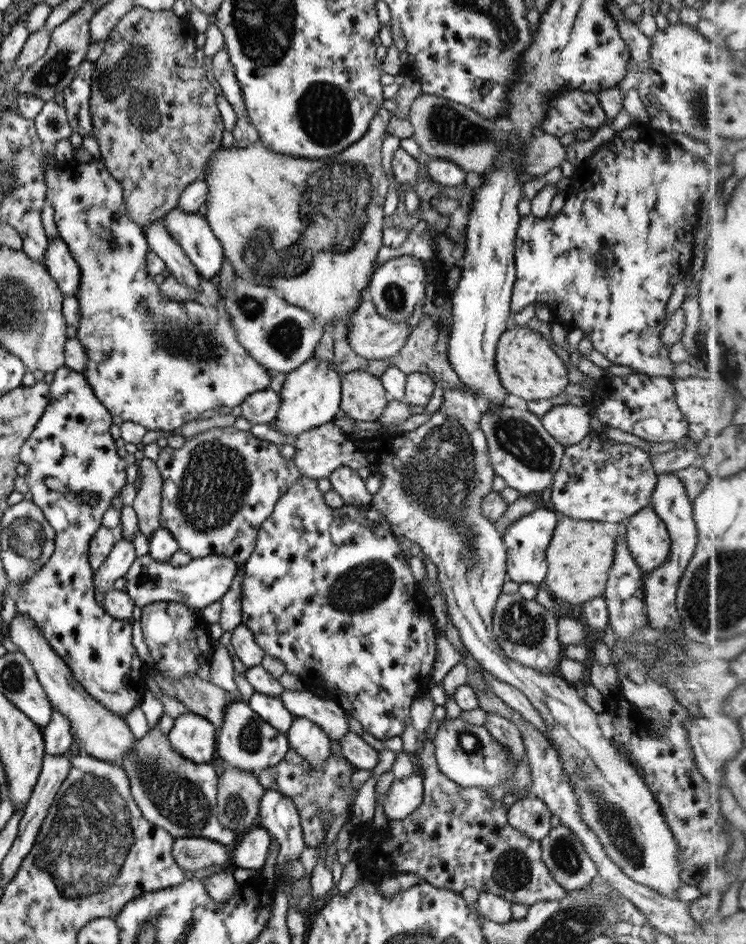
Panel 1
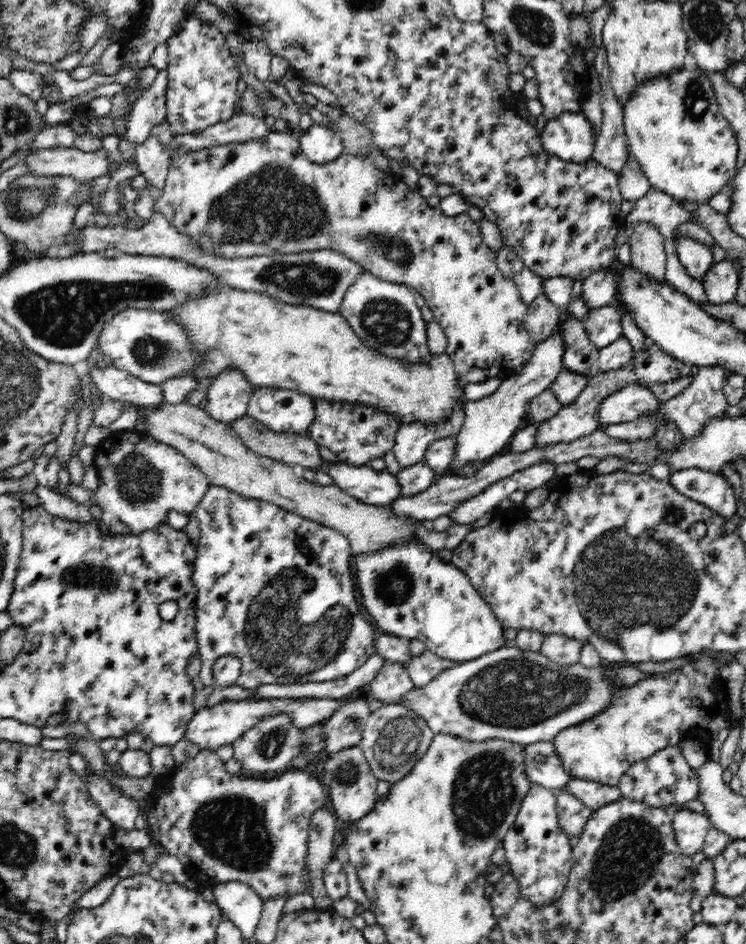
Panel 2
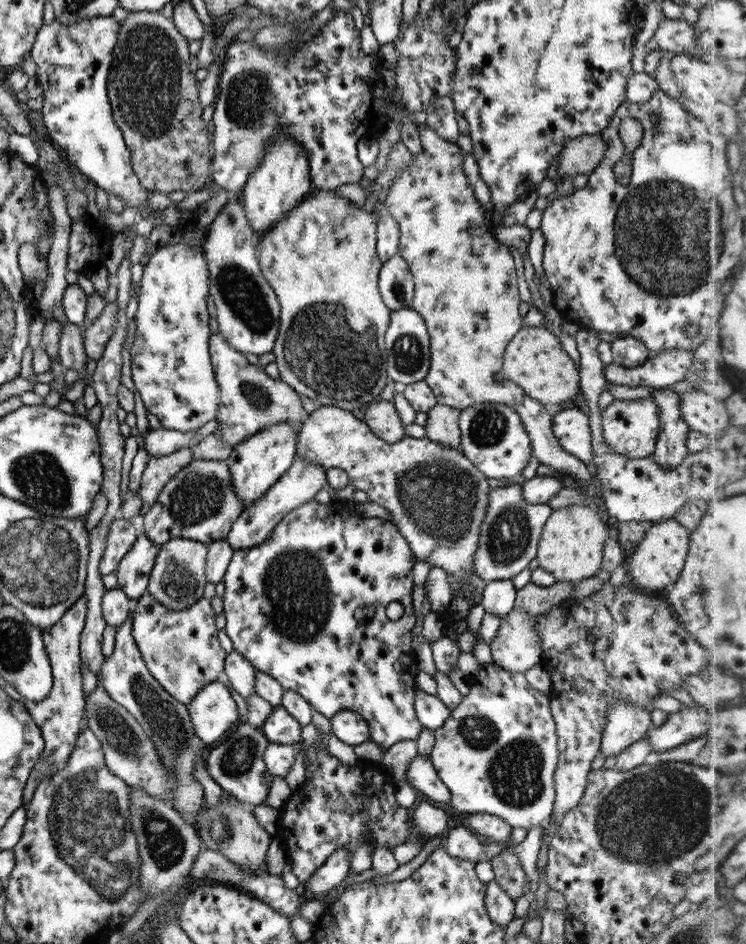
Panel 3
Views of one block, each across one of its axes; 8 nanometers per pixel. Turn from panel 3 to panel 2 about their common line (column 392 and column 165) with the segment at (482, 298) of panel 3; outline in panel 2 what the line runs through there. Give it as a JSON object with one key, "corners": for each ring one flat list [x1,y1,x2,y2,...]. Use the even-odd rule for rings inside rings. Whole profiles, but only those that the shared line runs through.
{"corners":[[270,130,263,138,247,142,231,143,222,146,211,146,196,151,188,151,174,157,169,167,166,184,162,187,162,194,154,201,153,212,161,212,180,234,184,234,194,245,200,245,201,250,210,254,217,254,224,258,248,258,248,256,270,256,273,254,290,254,311,250,336,250,354,260,363,270,381,278,382,280,409,286,417,290,425,304,433,312,433,320,443,326,447,336,446,354,450,355,455,371,465,384,478,384,496,376,498,370,512,370,521,368,530,360,536,344,524,325,527,313,527,304,522,300,516,283,508,280,505,274,497,267,497,254,484,244,478,223,472,220,468,213,448,216,438,207,432,207,415,189,409,189,401,181,395,169,381,172,377,168,372,152,345,151,332,163,320,165,312,163,302,152,299,140,293,138,290,132,277,132]]}

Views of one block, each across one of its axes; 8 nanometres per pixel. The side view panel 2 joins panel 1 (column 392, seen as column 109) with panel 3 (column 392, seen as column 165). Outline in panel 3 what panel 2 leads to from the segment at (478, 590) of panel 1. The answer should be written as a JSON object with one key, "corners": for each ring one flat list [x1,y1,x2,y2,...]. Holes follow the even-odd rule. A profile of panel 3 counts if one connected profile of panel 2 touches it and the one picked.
{"corners":[[318,406,306,416,302,428,297,433,297,456,308,464,318,464,322,468,339,468,347,472,350,484,368,494,368,500,375,502,392,516,394,526,408,542,410,550,417,560,430,562,432,567,440,567,447,574,458,578,458,595,448,607,454,622,468,621,469,615,478,596,471,592,468,576,474,572,474,552,478,550,480,526,488,512,490,502,490,484,488,477,462,453,460,448,450,449,432,442,428,437,404,438,390,444,378,438,358,413,338,408,337,406]]}

